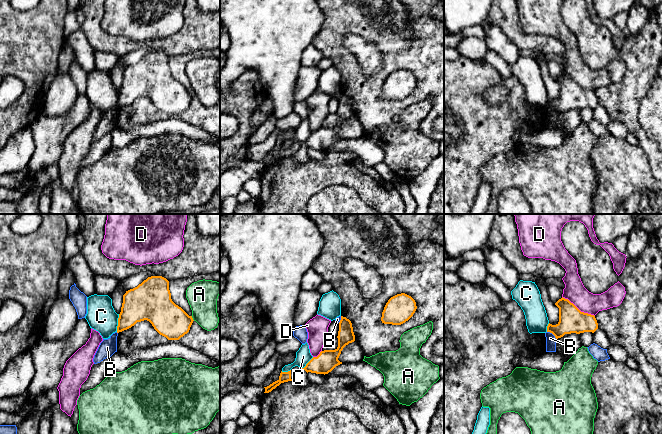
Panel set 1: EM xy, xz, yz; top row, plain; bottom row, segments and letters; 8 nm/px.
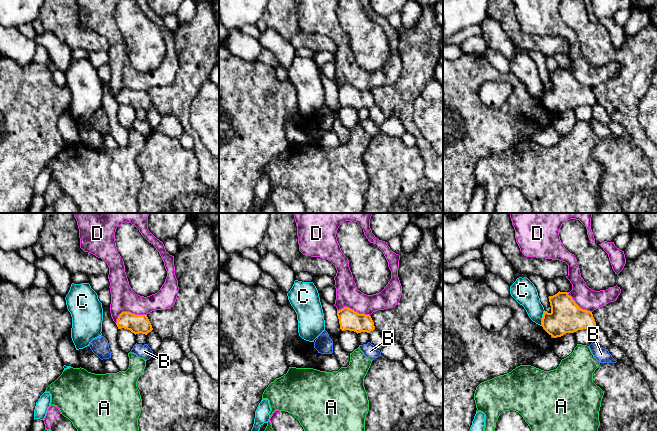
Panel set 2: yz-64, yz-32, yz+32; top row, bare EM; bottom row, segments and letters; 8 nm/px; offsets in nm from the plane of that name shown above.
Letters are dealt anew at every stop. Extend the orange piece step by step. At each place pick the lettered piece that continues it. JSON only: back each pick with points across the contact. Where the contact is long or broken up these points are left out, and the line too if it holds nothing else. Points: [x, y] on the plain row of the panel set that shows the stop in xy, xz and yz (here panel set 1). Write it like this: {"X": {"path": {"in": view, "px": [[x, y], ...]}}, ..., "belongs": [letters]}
{"belongs": []}

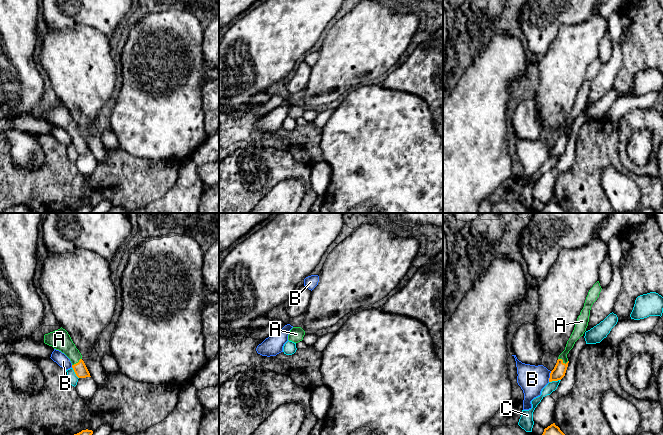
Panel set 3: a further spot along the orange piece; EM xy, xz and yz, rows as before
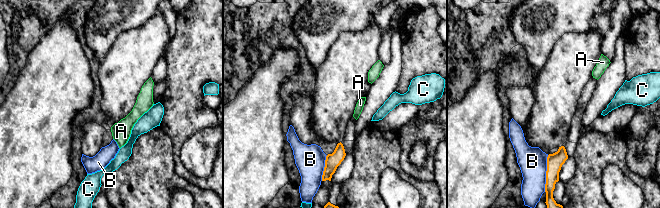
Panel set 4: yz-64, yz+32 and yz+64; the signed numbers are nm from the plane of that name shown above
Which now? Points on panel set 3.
{"belongs": ["A"]}

